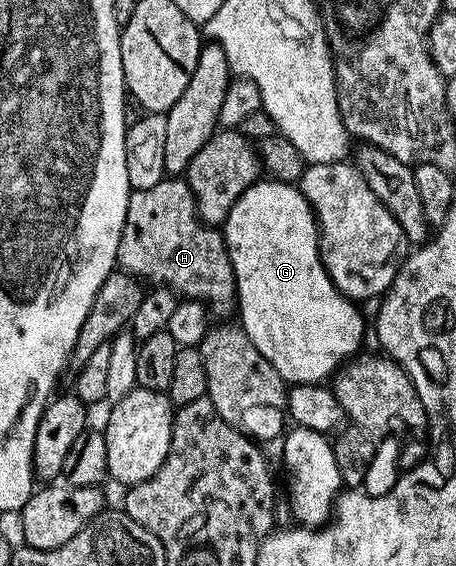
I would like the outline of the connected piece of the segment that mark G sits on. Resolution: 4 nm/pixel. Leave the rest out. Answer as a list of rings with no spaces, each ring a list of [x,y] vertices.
[[[272,178],[258,179],[257,183],[252,184],[247,190],[243,190],[243,194],[239,194],[235,206],[231,206],[223,225],[223,235],[231,258],[233,273],[237,279],[237,303],[235,308],[239,316],[241,312],[239,324],[240,327],[244,328],[247,338],[251,338],[251,342],[255,342],[255,350],[259,350],[259,354],[263,354],[263,358],[267,358],[267,362],[271,362],[271,366],[275,366],[275,370],[281,375],[281,379],[285,381],[286,385],[319,384],[328,381],[342,367],[343,361],[352,357],[360,349],[357,347],[360,346],[361,339],[365,336],[365,320],[361,317],[360,310],[357,309],[360,307],[354,301],[348,300],[333,285],[327,270],[323,266],[321,252],[317,248],[317,220],[314,218],[311,206],[301,192],[300,187],[284,184],[281,180]]]

